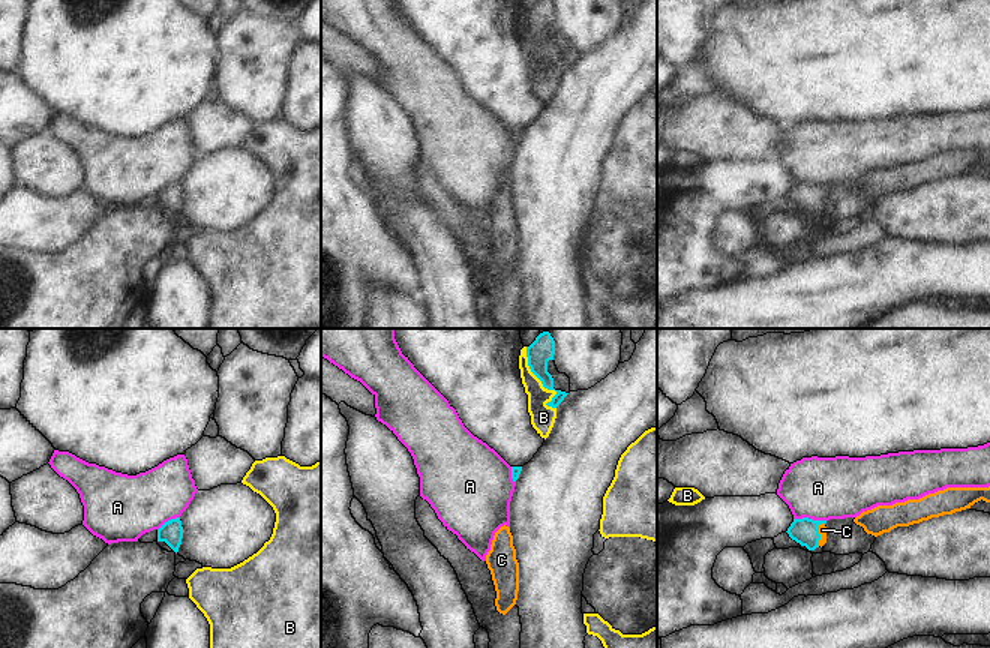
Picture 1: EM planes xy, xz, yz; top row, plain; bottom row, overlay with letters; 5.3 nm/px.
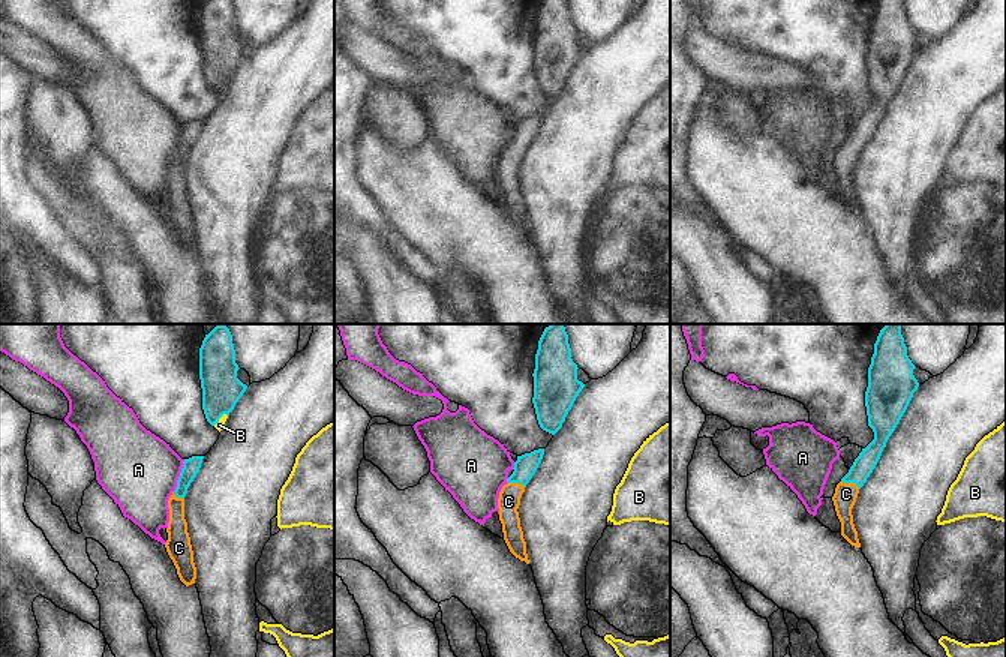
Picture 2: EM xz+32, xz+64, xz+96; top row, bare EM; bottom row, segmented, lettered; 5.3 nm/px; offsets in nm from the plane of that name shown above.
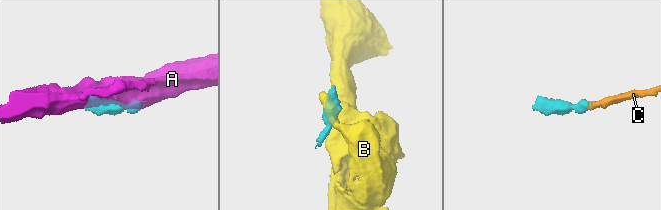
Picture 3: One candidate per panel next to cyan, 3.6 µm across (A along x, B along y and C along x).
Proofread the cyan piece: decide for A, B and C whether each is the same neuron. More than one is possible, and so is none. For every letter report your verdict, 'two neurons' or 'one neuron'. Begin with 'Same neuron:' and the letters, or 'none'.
Same neuron: C
A: two neurons
B: two neurons
C: one neuron

